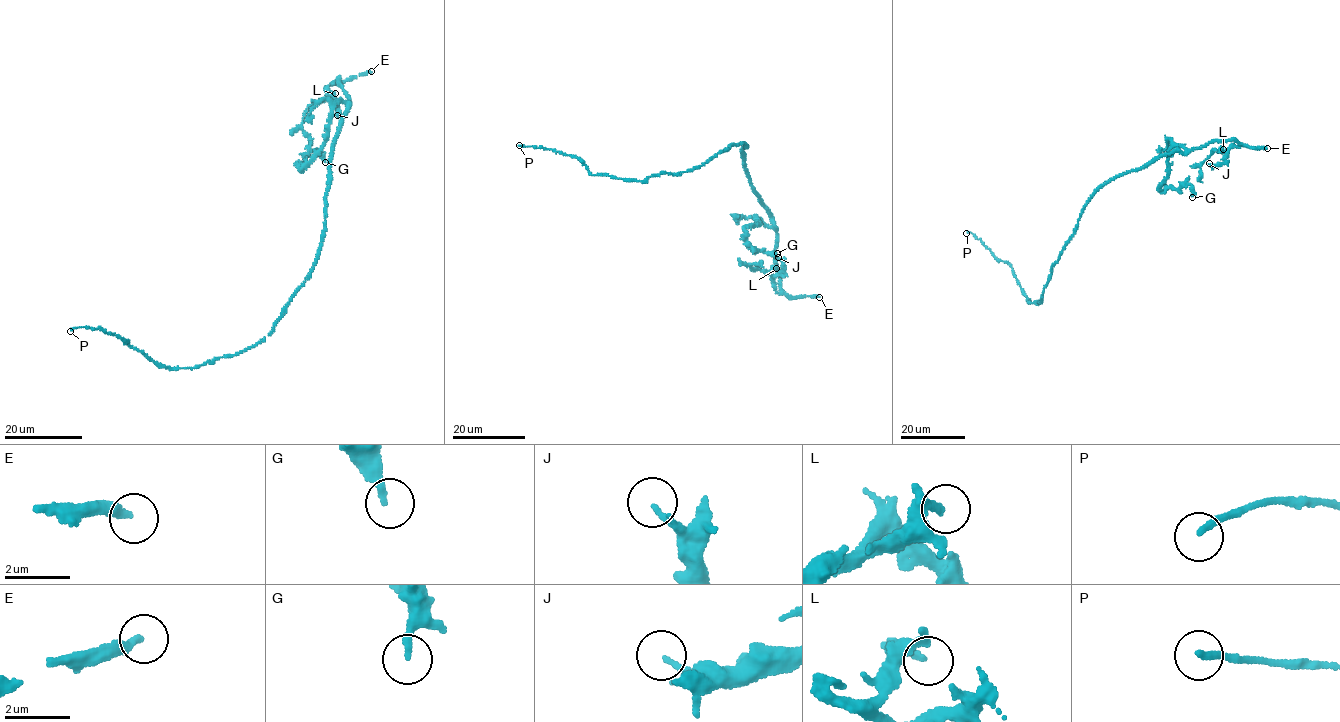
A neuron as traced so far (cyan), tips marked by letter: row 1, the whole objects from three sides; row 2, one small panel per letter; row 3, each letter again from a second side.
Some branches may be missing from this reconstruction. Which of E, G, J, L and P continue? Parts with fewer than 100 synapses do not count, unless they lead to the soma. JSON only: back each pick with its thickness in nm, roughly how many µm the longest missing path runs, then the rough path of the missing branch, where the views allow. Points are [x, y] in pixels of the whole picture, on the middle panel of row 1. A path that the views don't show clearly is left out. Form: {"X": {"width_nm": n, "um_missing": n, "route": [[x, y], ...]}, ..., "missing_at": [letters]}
{"E": {"width_nm": 260, "um_missing": 60}, "missing_at": ["E"]}

